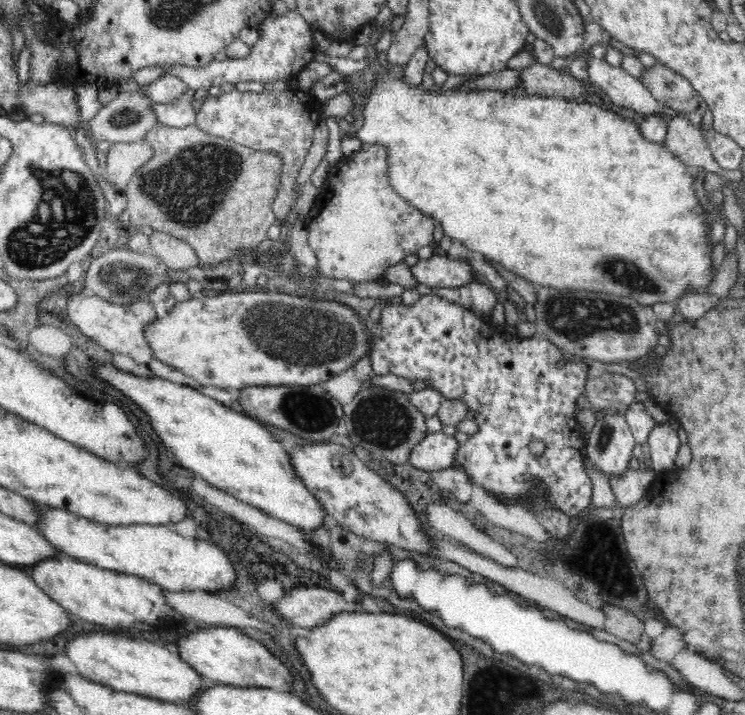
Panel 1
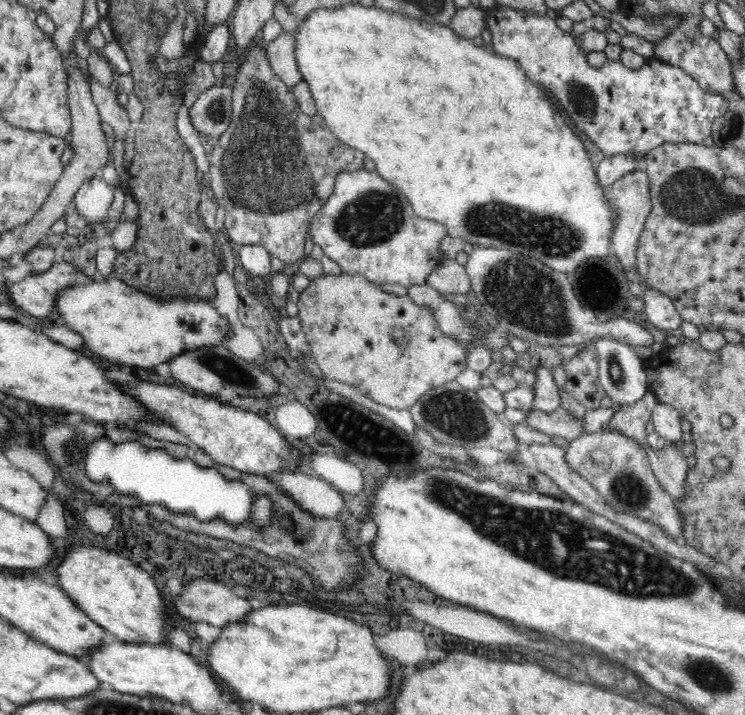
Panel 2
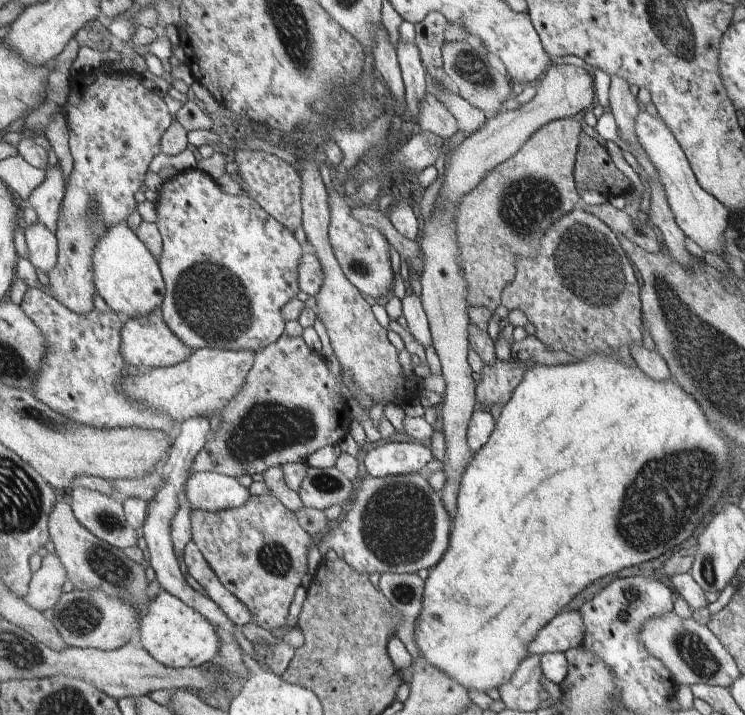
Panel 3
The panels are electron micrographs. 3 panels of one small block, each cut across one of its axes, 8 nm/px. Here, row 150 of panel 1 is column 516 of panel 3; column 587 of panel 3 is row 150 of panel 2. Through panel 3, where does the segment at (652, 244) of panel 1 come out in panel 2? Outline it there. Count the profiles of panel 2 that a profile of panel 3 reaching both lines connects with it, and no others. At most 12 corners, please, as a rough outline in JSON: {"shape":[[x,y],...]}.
{"shape":[[359,3],[298,24],[317,113],[419,218],[558,272],[611,254],[522,67]]}

